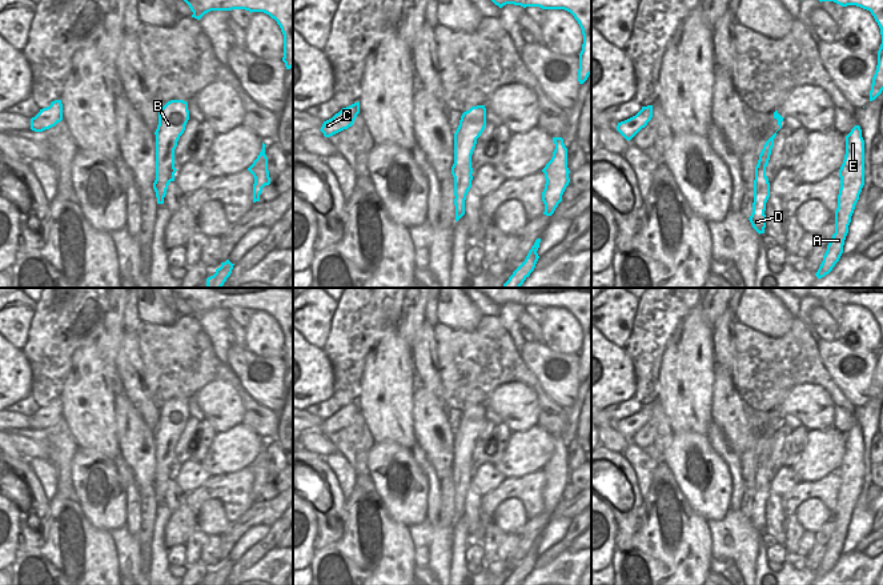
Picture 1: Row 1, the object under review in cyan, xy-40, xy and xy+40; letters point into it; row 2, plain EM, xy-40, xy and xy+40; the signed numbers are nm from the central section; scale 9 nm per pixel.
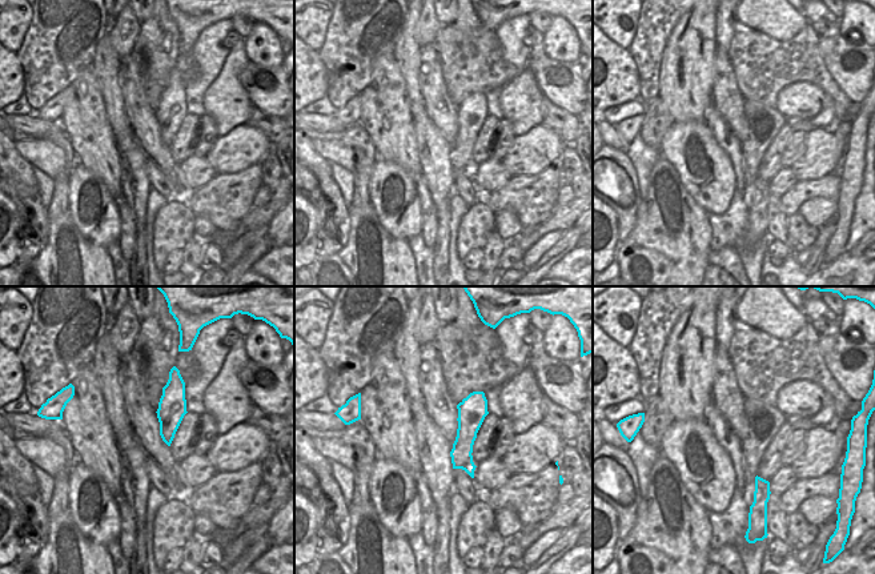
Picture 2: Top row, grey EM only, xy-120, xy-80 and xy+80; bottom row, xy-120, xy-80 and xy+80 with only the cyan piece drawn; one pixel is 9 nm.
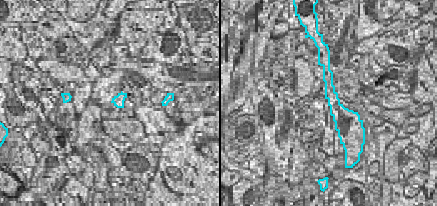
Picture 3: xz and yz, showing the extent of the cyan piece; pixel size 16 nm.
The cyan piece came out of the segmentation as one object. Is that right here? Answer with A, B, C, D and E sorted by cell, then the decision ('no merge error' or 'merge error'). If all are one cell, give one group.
A B C D E; no merge error

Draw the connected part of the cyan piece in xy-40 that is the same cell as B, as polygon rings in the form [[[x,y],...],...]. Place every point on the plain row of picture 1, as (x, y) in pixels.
[[[170,398],[158,409],[156,433],[156,478],[153,488],[157,502],[164,502],[164,496],[170,480],[174,480],[174,448],[189,418],[188,401]]]

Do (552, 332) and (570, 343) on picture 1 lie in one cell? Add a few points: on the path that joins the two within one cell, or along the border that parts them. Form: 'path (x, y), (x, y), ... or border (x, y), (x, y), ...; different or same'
path (556, 332), (560, 332), (566, 339); same

